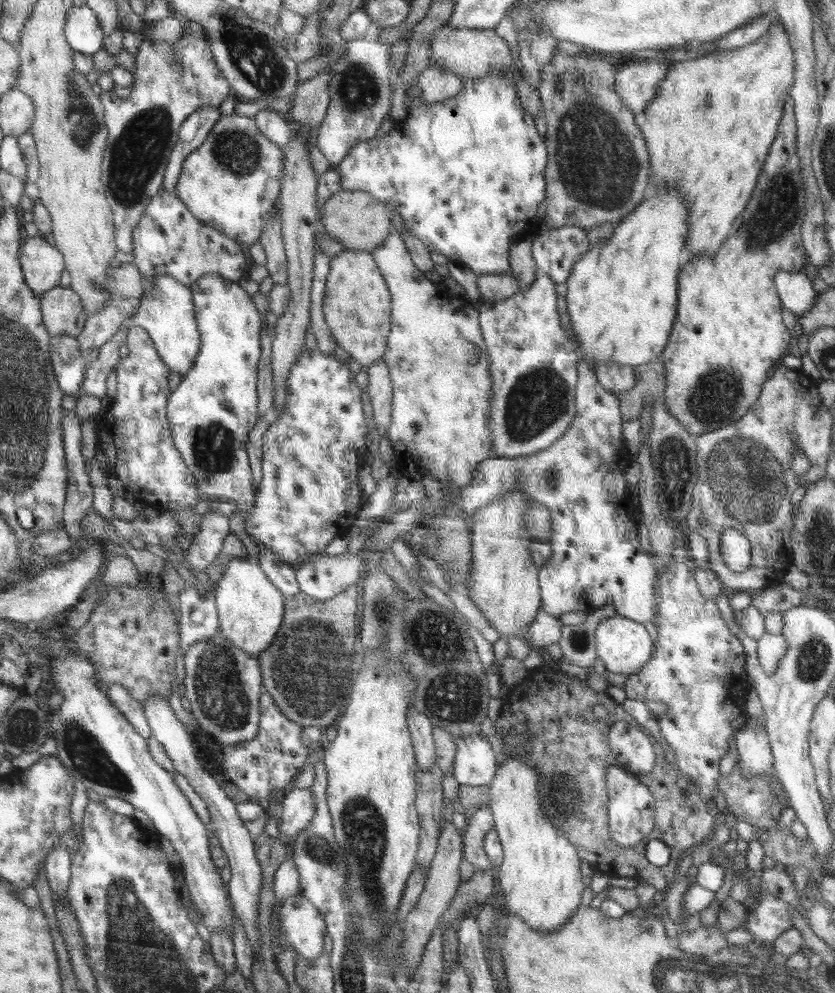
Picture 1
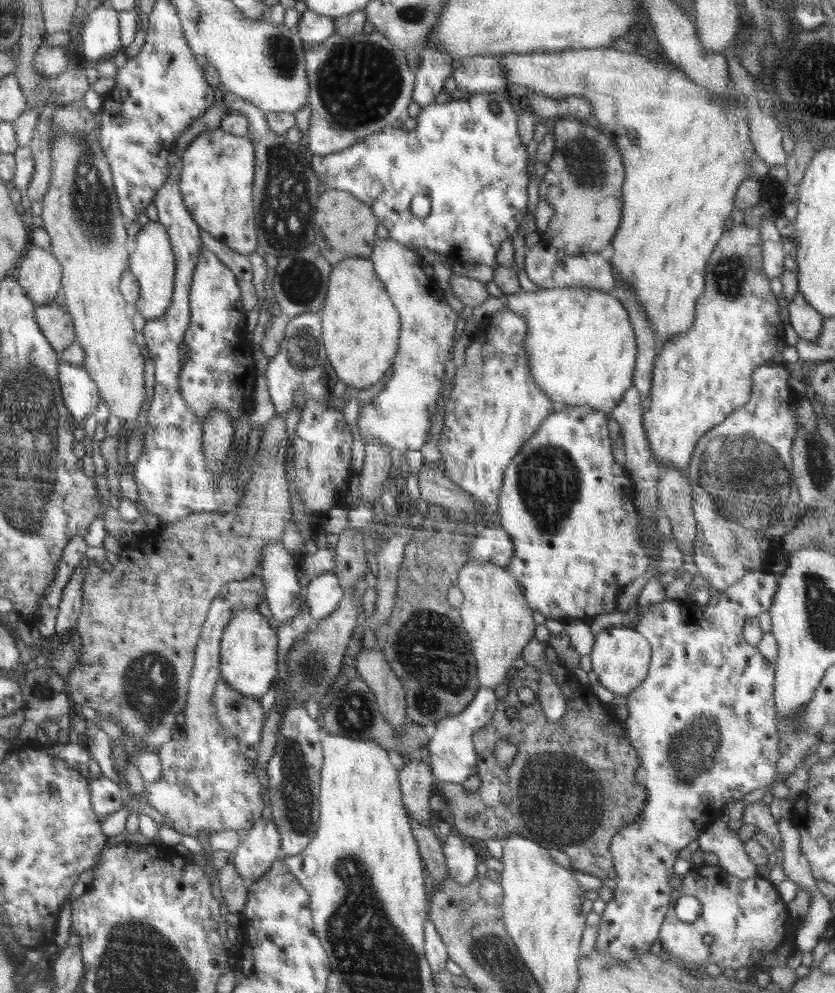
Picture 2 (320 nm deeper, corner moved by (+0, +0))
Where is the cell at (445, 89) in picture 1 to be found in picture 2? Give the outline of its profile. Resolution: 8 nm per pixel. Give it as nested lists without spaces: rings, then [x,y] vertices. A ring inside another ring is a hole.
[[[477,55],[468,60],[458,60],[454,64],[452,77],[456,88],[471,95],[496,90],[508,91],[504,66],[496,55]]]

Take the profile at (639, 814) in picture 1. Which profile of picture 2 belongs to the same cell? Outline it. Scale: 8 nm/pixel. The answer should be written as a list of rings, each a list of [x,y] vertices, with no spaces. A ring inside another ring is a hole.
[[[754,570],[740,578],[739,582],[730,586],[728,589],[720,592],[719,602],[714,606],[704,604],[701,608],[694,609],[689,602],[667,602],[652,605],[639,619],[635,629],[644,637],[651,646],[651,660],[647,677],[641,681],[640,686],[636,687],[627,697],[629,717],[623,722],[625,726],[625,735],[630,741],[630,746],[637,750],[640,759],[640,766],[635,772],[635,780],[647,790],[646,804],[640,811],[640,814],[628,825],[621,828],[613,837],[609,846],[610,854],[613,858],[615,877],[611,881],[613,886],[612,899],[605,903],[604,910],[598,928],[598,936],[595,948],[603,950],[606,954],[611,954],[617,962],[629,962],[634,960],[650,949],[650,946],[659,938],[659,932],[669,909],[671,894],[673,889],[670,887],[670,878],[674,873],[674,862],[682,848],[686,848],[690,842],[696,840],[699,836],[709,833],[714,822],[720,822],[726,806],[744,798],[745,794],[758,790],[763,786],[770,785],[777,777],[776,761],[780,756],[779,751],[779,732],[777,729],[774,692],[774,672],[775,666],[772,661],[764,659],[762,653],[755,645],[750,645],[743,637],[743,626],[747,623],[748,616],[758,616],[762,612],[767,612],[774,600],[774,594],[778,590],[778,582],[772,573],[765,570]]]

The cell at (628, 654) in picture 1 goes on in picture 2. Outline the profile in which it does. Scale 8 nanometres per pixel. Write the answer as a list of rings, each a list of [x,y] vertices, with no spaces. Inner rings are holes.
[[[608,627],[595,635],[589,656],[592,659],[592,672],[598,675],[599,683],[615,695],[626,697],[647,677],[651,646],[647,638],[632,627]]]

